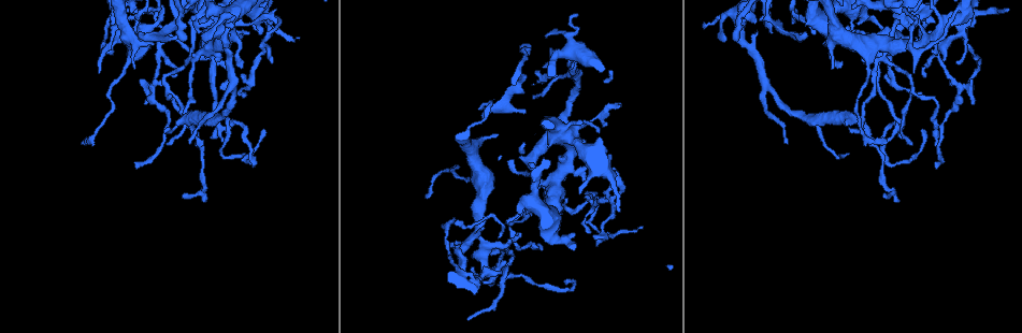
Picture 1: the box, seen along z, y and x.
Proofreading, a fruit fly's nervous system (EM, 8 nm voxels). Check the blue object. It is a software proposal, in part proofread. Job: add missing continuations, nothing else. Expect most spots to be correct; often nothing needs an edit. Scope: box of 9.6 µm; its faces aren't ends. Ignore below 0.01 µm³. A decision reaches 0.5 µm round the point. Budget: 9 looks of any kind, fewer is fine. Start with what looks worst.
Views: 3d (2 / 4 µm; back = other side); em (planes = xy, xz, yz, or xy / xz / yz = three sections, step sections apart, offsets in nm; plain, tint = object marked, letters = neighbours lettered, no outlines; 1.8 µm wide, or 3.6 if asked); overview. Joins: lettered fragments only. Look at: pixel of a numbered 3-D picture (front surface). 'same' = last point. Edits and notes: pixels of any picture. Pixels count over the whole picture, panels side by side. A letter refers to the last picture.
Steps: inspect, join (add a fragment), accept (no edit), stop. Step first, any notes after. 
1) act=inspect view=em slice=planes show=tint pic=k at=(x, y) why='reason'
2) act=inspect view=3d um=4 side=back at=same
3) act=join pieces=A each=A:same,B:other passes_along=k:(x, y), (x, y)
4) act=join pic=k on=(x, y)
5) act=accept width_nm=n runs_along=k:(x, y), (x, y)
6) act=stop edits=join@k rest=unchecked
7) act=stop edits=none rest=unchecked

act=inspect view=3d um=2 pic=1 at=(184, 122) why='sudden change in width'

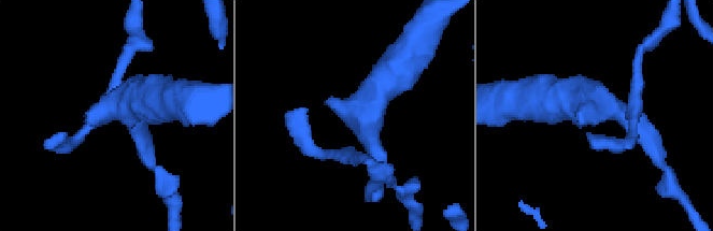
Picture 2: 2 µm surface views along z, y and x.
act=inspect view=em slice=xz step=16 show=tint pic=2 at=(353, 152)

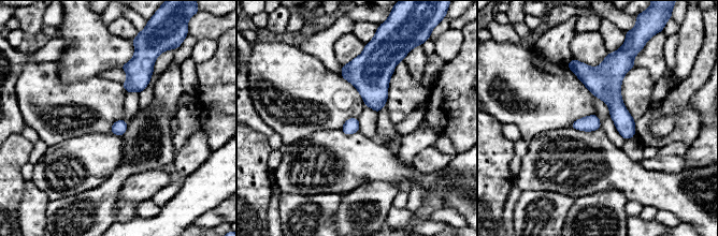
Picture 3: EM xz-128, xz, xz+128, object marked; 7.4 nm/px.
act=inspect view=em slice=xz step=16 show=letters at=same why='what lies round it'

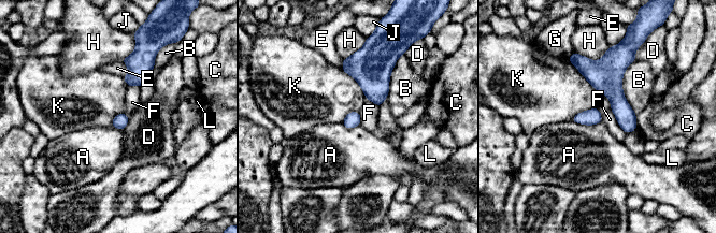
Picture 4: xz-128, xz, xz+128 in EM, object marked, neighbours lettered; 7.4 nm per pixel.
act=accept each=A:other,B:other,C:other,D:other,E:other,F:other,G:other,H:other,J:other,K:other,L:other border=4:(610, 110), (617, 124), (627, 133) found='none of them fits'

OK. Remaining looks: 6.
act=inspect view=em slice=planes show=tint pic=1 at=(946, 32) why='sharp bend'

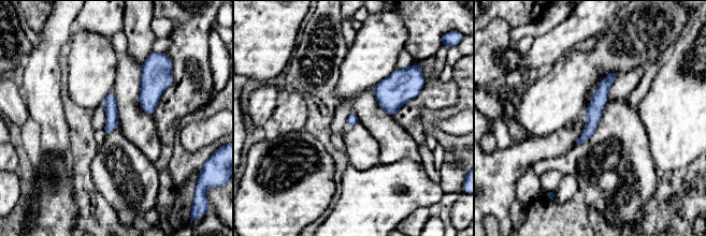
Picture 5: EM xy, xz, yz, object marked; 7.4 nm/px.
act=inspect view=em slice=planes show=letters at=same

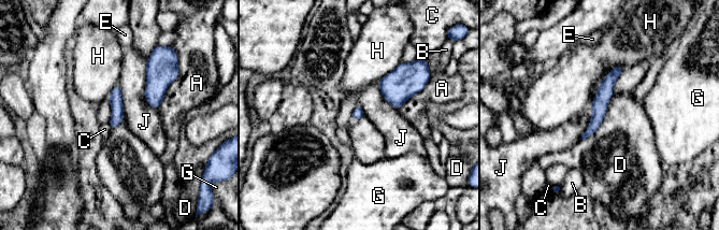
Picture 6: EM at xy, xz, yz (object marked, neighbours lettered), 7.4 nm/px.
act=accept each=A:other,B:other,C:other,D:other,E:other,G:other,H:other,J:other border=6:(613, 96), (600, 126), (580, 140) found='none of them fits'

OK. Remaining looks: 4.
act=inspect view=em slice=planes show=letters pic=1 at=(602, 231) why='sharp bend'

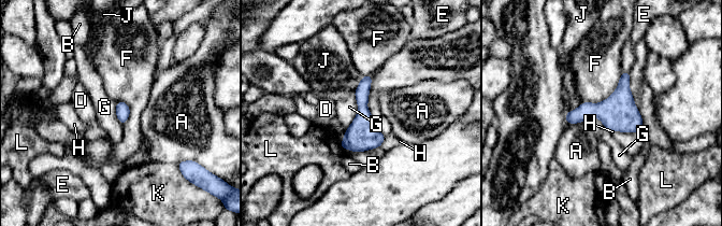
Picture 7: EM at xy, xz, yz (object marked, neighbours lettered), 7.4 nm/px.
act=accept longest_contact=F:360nm each=A:other,B:other,D:other,E:other,F:other,G:other,H:other,J:other,K:other,L:other border=7:(355, 92), (357, 114), (346, 129) found='none of them fits'

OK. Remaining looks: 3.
act=inspect view=em slice=xz step=8 show=tint pic=1 at=(971, 104) why='thin end'

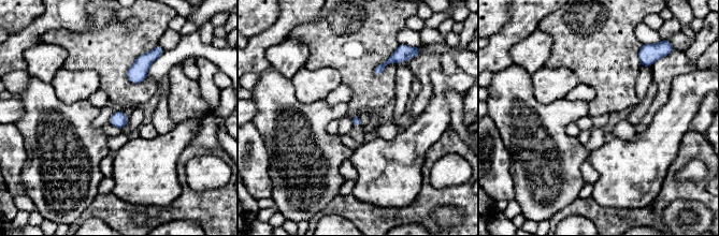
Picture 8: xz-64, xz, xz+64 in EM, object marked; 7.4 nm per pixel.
act=inspect view=em slice=planes show=letters at=same

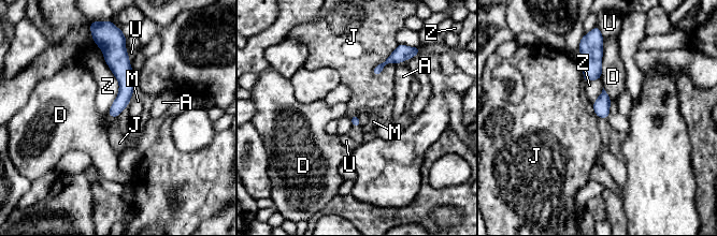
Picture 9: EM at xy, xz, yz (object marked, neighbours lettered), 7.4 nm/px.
act=accept longest_contact=Z:550nm each=A:other,D:other,J:other,M:other,U:other,Z:other border=9:(393, 50), (374, 68), (375, 76) found='no lettered fragment goes on from it'

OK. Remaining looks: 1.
act=stop edits=none rest=unchecked

